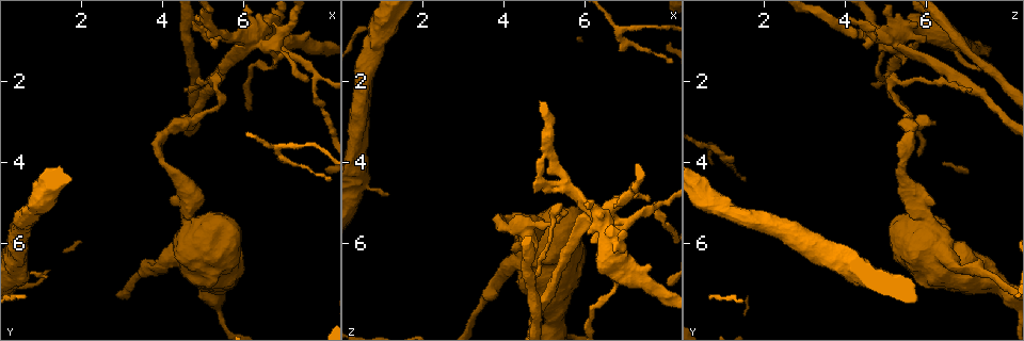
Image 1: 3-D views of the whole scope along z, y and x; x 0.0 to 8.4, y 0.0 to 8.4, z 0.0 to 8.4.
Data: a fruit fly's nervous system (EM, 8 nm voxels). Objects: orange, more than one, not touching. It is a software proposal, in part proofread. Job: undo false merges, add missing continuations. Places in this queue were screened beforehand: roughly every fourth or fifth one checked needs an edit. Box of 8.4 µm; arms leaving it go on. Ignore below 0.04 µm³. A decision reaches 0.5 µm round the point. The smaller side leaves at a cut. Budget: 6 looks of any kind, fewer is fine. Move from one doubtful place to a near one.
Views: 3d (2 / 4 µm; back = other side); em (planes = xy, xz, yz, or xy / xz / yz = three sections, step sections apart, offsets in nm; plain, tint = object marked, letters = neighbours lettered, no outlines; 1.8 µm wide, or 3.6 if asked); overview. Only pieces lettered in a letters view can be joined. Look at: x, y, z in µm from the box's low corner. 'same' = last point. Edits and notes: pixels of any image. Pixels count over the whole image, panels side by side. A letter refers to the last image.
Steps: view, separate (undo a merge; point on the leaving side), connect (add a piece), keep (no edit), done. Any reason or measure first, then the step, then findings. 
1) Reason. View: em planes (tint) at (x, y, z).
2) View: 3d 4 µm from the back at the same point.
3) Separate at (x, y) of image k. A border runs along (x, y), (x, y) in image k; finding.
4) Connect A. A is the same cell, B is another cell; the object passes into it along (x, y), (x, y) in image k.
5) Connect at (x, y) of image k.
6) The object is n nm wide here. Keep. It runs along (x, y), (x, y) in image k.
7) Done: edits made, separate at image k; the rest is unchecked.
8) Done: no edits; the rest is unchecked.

An open end. View: 3d 2 µm from the back at (4.75, 3.05, 6.20).

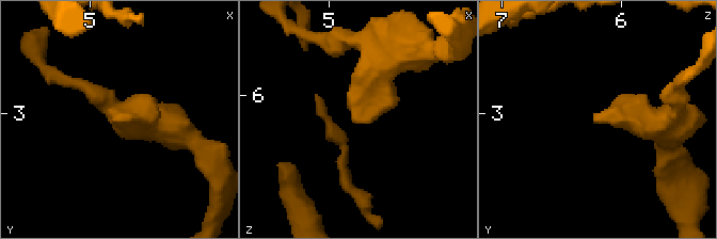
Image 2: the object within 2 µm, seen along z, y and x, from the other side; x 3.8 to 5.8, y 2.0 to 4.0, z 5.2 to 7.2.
View: em yz step 4 (tint) at (4.74, 3.06, 6.20).

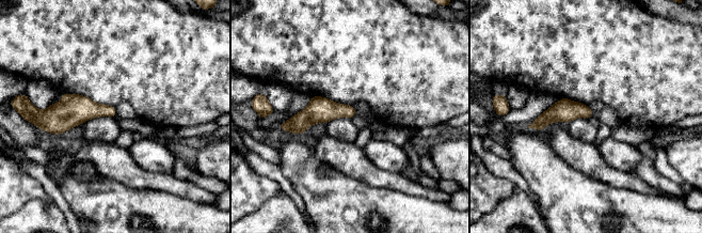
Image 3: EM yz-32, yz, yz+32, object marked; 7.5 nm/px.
View: em planes (letters) at the same point.

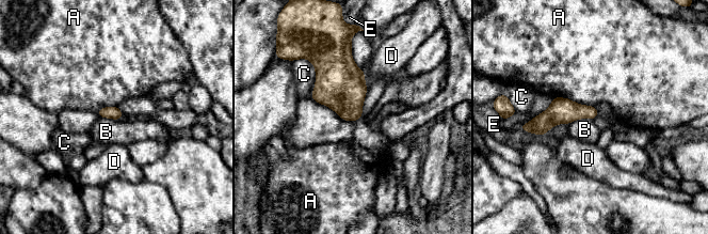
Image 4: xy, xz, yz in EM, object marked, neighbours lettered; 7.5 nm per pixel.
Keep. A, B, C, D and E are other cells; a border runs along (592, 119), (576, 119), (567, 125) in image 4; none of them fits.

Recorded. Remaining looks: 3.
Four or more arms meet. View: 3d 2 µm at (6.30, 0.90, 5.35).

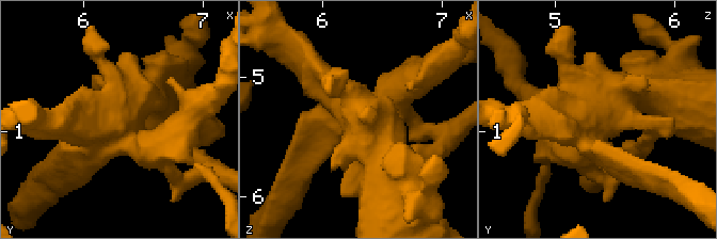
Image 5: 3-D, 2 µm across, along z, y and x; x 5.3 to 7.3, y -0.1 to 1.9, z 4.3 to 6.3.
Shape alone is not enough. View: em yz step 4 (letters) at (6.30, 0.90, 5.30).

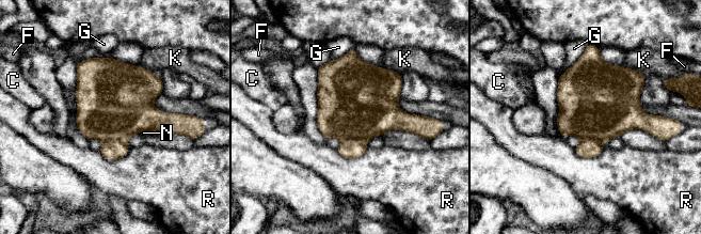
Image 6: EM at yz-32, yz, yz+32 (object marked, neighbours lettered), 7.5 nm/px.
Separate at (351, 149) of image 6. C, F, G, K, N and R are other cells; a border runs along (340, 141), (356, 139), (366, 145) in image 6; a second cell is stuck on.

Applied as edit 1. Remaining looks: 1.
Done: edits made, separate at image 6; the rest is unchecked.

